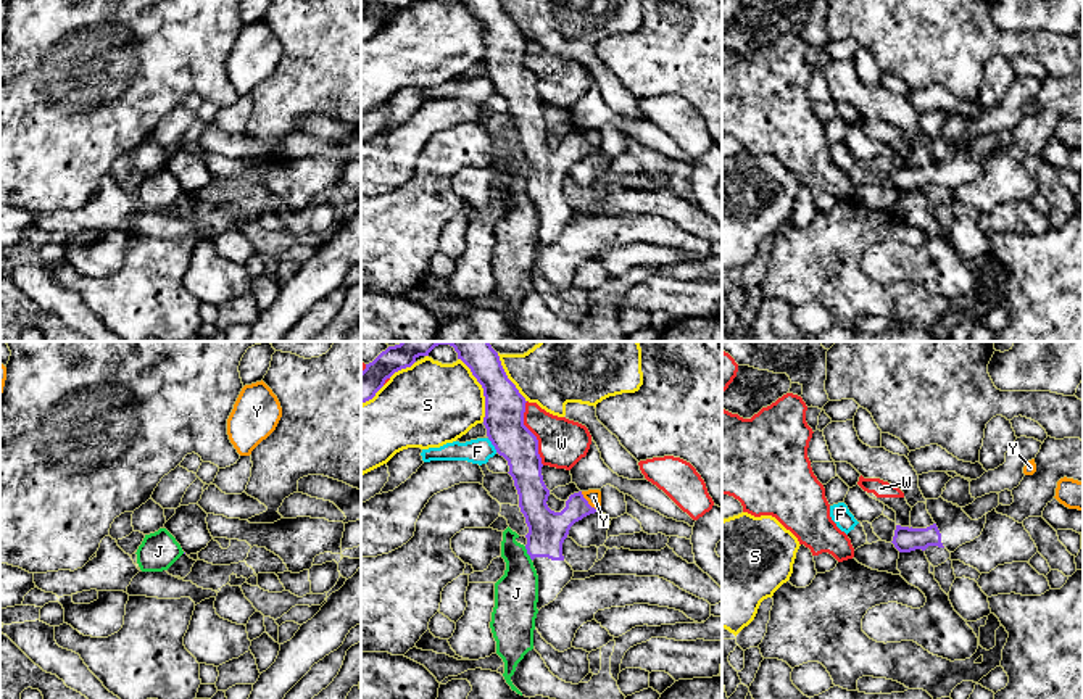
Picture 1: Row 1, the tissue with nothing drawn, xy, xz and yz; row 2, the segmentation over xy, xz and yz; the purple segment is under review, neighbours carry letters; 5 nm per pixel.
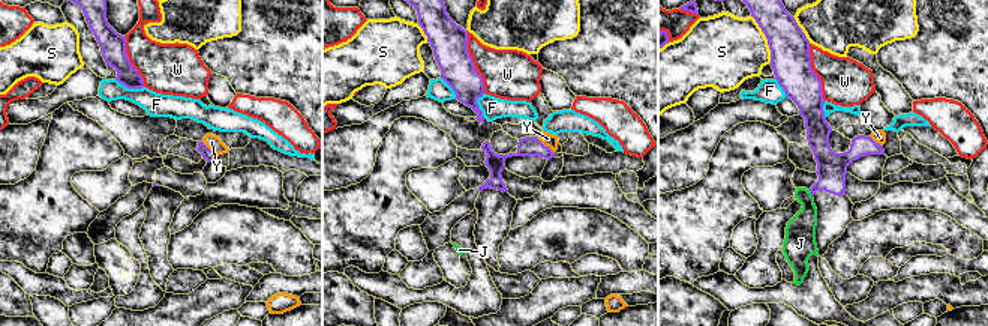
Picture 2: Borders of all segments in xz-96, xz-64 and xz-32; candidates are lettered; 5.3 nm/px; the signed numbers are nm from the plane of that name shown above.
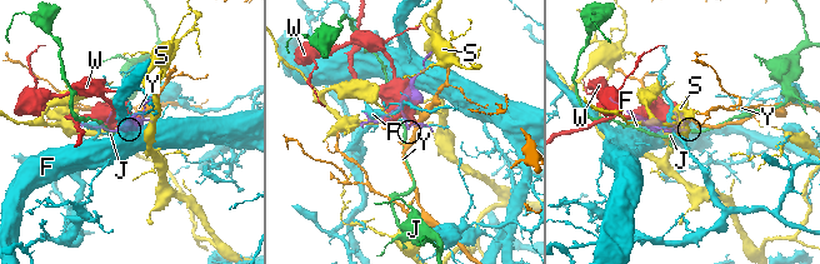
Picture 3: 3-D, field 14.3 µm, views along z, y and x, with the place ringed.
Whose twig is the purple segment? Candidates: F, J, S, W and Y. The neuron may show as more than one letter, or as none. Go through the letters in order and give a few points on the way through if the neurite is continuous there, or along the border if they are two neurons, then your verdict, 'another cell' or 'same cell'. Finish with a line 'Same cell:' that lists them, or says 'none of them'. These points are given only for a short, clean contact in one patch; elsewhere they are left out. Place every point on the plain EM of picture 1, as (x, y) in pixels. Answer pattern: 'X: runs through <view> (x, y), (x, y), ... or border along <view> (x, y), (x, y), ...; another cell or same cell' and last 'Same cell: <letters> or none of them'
F: another cell
J: border along xz (524, 186), (532, 198); another cell
S: another cell
W: another cell
Y: another cell
Same cell: none of them

